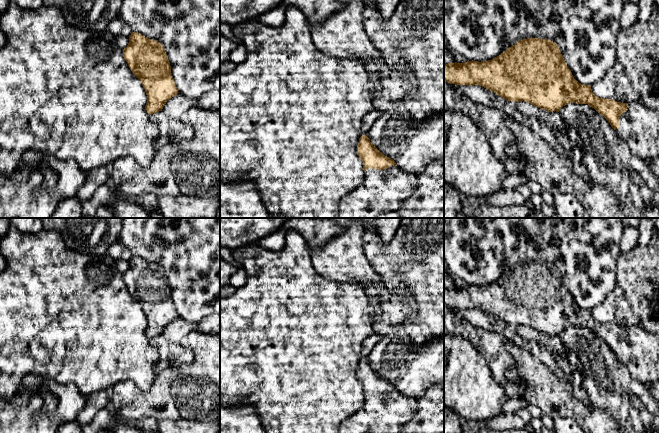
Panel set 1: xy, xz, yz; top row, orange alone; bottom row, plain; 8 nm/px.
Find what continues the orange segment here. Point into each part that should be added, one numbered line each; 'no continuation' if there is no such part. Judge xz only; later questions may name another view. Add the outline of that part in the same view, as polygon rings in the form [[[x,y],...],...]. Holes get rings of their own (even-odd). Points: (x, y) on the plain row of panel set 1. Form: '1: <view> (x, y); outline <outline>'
1: xz (381, 413); outline [[[390,389],[384,394],[367,392],[363,407],[340,424],[339,433],[399,433],[402,426],[412,419],[417,407],[417,399],[406,397],[398,390]]]

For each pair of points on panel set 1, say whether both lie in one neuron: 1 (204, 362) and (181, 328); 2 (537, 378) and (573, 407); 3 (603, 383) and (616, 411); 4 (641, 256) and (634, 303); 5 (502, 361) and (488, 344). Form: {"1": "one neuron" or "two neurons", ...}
{"1": "two neurons", "2": "one neuron", "3": "one neuron", "4": "one neuron", "5": "one neuron"}

